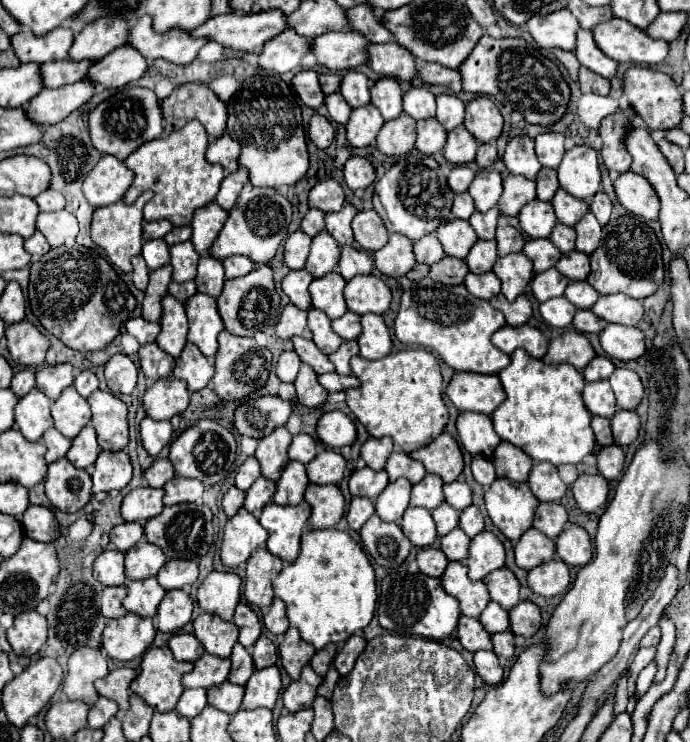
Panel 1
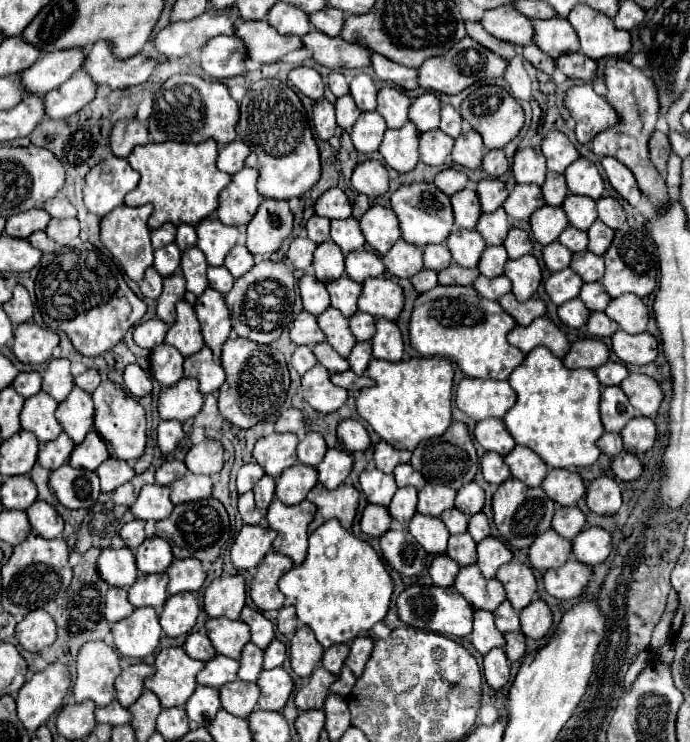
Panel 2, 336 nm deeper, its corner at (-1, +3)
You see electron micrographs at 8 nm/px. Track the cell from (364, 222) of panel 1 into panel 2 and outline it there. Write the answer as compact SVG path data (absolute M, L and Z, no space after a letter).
M372 205L360 219L362 233L366 241L380 253L388 253L390 247L402 237L398 227L398 217L392 213L392 209L382 205Z

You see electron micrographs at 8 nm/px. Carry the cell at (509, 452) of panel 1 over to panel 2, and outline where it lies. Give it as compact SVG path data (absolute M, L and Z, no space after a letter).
M516 445L512 453L504 457L504 461L510 467L512 477L524 481L524 485L528 487L540 487L548 473L546 463L532 449L526 449L524 445Z

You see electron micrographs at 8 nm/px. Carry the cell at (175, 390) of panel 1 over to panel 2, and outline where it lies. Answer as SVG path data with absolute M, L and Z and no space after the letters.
M182 377L176 385L166 387L158 399L158 413L162 419L186 421L196 417L204 405L204 395L198 391L198 381Z

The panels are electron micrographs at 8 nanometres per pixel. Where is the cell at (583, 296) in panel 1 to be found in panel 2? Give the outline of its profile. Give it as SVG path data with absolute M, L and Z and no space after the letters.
M584 283L582 291L580 291L580 299L586 303L586 307L590 311L604 311L608 307L608 303L612 301L608 297L608 293L604 291L602 283Z

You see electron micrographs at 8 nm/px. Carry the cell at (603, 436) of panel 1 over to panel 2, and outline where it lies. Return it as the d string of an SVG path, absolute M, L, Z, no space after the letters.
M604 433L604 435L596 441L596 445L598 445L598 449L600 449L604 455L608 455L608 457L616 457L618 453L624 451L624 447L622 447L622 437L616 435L616 433Z

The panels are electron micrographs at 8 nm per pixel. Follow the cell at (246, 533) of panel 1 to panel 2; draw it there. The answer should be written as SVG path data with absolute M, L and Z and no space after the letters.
M244 525L240 535L232 545L232 563L238 569L256 567L266 553L272 549L272 541L276 539L276 531L260 525Z

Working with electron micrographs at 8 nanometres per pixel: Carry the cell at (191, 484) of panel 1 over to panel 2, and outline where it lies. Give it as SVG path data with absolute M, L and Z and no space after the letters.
M186 473L184 477L176 479L170 485L170 501L174 505L204 499L204 497L210 497L210 495L212 495L212 481L206 475Z

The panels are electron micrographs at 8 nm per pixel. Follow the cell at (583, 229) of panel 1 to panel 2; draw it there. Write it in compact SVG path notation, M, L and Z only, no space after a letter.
M598 219L598 221L594 221L594 225L588 229L588 237L590 237L588 249L590 249L594 255L604 255L604 253L608 251L608 245L612 243L614 229L610 229L608 225L604 225L604 223Z

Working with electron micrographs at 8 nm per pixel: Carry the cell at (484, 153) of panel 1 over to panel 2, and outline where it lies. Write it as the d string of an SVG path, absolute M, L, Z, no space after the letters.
M494 149L494 151L486 151L484 159L482 159L482 169L490 175L490 177L502 177L508 171L508 161L502 149Z

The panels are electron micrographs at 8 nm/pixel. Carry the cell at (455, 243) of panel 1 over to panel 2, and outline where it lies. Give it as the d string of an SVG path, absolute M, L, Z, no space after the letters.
M464 229L452 231L446 239L446 245L448 245L454 261L460 267L476 267L486 249L486 241L474 229L472 231L464 231Z

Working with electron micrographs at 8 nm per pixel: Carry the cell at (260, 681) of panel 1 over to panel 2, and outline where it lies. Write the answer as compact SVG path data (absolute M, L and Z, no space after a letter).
M276 667L276 669L260 673L258 687L262 691L260 701L258 701L258 709L282 711L292 689L294 689L294 683L292 683L292 677L282 667Z

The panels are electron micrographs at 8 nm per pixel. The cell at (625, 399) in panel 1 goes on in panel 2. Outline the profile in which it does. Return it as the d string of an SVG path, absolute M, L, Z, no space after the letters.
M628 375L620 385L636 411L644 417L656 417L660 403L664 399L662 387L648 375Z

